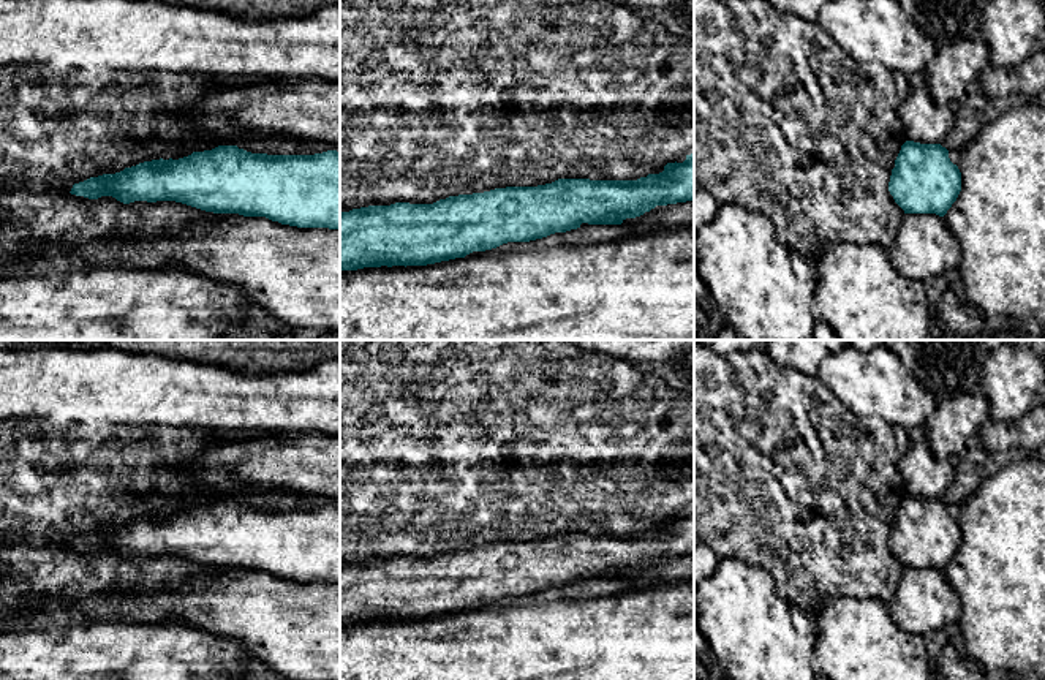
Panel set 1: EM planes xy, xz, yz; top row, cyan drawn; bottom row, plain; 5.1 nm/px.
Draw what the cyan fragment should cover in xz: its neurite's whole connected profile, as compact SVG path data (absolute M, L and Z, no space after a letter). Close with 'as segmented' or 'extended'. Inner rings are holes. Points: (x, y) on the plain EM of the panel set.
M694 508L637 535L558 533L538 541L506 541L458 549L433 558L395 557L340 566L340 625L427 620L507 596L530 596L588 579L621 579L656 560L694 553Z; as segmented

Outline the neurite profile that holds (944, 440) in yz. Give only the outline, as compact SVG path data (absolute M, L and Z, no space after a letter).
M961 394L937 405L926 422L928 444L939 460L955 462L966 452L966 443L990 419L990 402L983 394Z

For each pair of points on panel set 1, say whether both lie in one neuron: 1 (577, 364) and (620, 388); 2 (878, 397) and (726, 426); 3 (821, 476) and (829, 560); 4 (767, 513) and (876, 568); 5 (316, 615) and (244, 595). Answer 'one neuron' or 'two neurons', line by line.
1: one neuron
2: two neurons
3: one neuron
4: one neuron
5: one neuron

